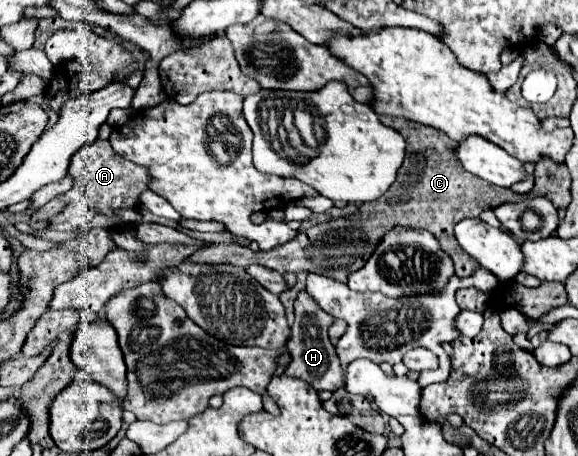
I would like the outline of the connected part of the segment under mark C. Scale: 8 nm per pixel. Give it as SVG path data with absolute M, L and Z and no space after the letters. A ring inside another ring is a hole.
M381 117L381 123L399 131L407 143L407 149L405 149L405 161L397 171L397 179L393 181L391 189L387 189L387 193L379 197L379 201L363 203L357 213L343 219L315 225L309 231L299 233L295 239L269 251L253 253L251 249L241 247L237 243L233 245L221 243L221 245L211 245L201 251L195 251L185 261L197 263L197 265L229 263L237 267L247 267L247 265L257 263L257 265L275 269L281 275L307 271L307 273L319 273L319 275L345 283L353 271L359 271L365 265L367 257L371 255L371 249L375 249L375 241L379 241L379 237L383 237L387 229L393 229L399 225L399 227L431 231L439 239L441 247L451 255L455 263L455 273L459 273L459 277L473 275L479 263L473 257L467 257L459 249L453 235L455 223L465 217L479 217L479 213L485 209L495 209L503 203L519 201L521 197L507 187L491 185L467 173L453 155L455 143L443 131L431 129L427 125L421 125L409 119L399 119L399 117Z

